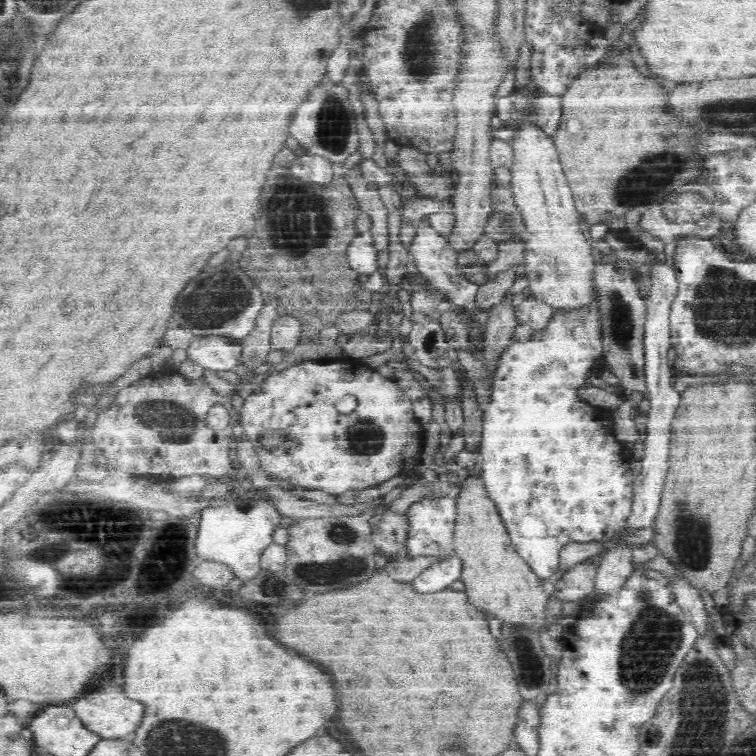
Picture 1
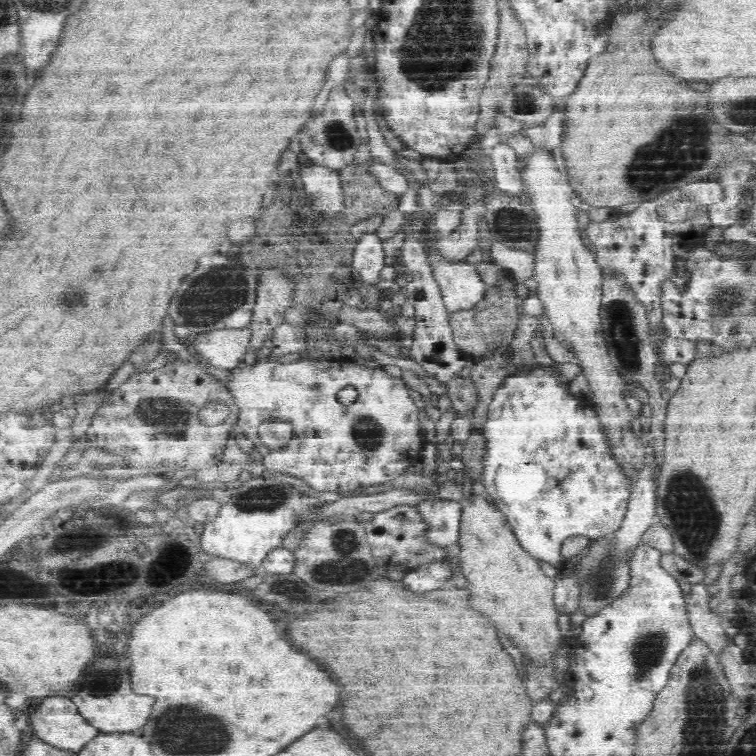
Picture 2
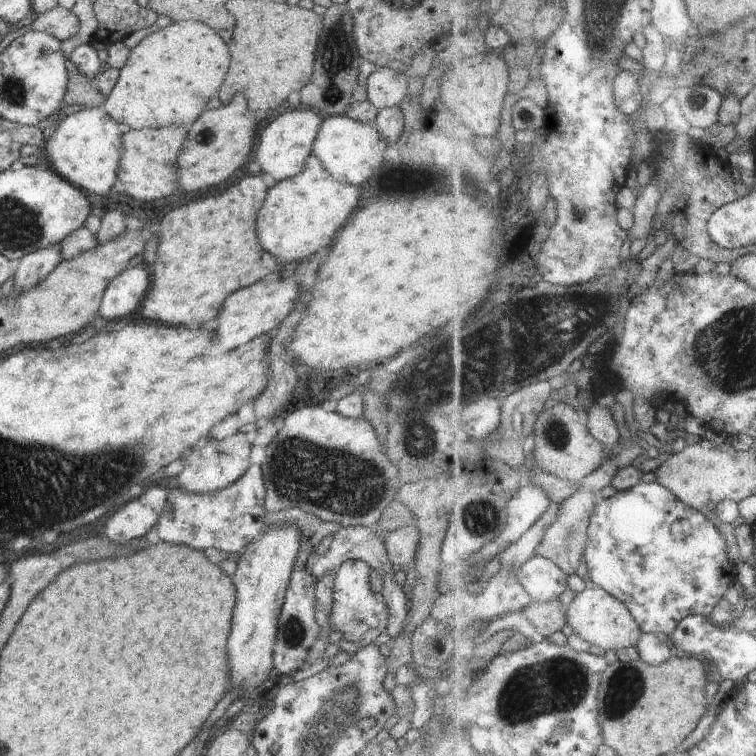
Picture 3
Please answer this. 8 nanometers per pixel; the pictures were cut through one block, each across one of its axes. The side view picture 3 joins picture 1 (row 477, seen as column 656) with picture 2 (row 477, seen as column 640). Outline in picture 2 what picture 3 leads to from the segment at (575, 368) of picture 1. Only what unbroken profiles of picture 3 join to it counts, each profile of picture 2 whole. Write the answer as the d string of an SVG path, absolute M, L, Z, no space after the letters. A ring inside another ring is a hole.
M546 366L519 370L521 373L505 377L488 404L489 411L480 432L486 441L481 490L504 513L524 550L558 567L563 562L562 543L572 534L594 538L617 531L631 494L626 477L622 477L614 459L607 453L598 417L592 408L582 406Z

